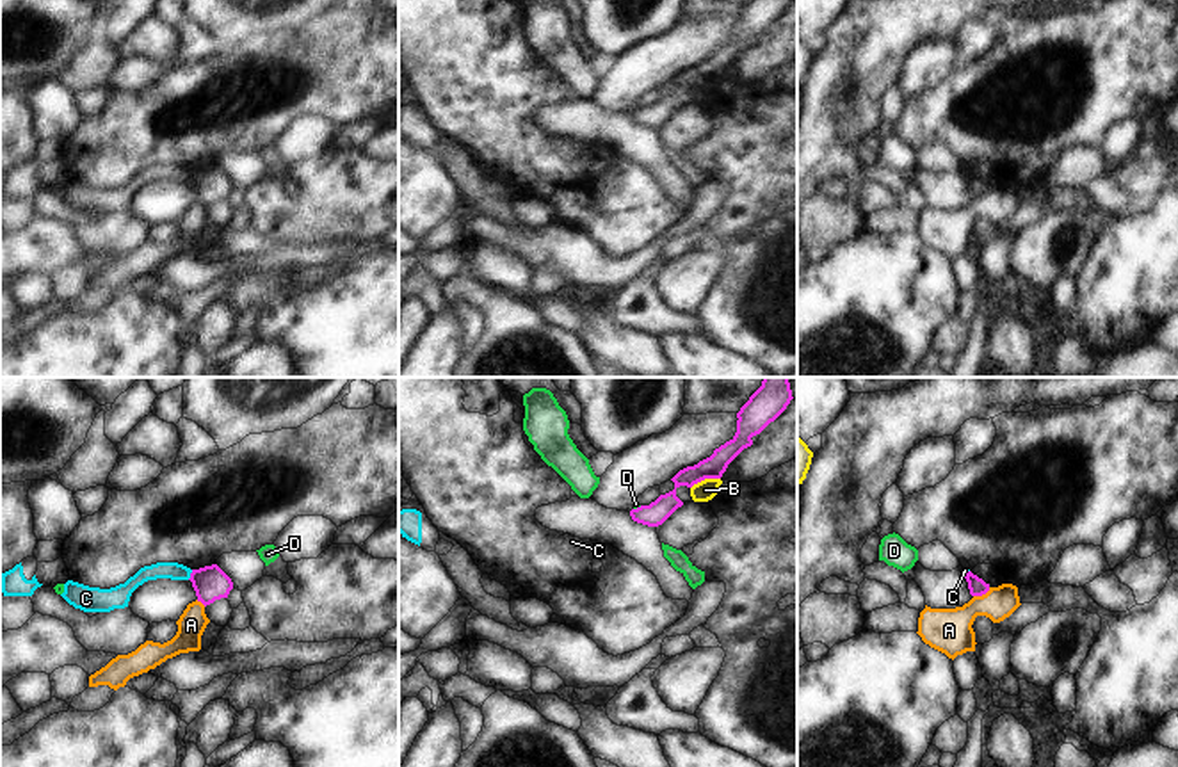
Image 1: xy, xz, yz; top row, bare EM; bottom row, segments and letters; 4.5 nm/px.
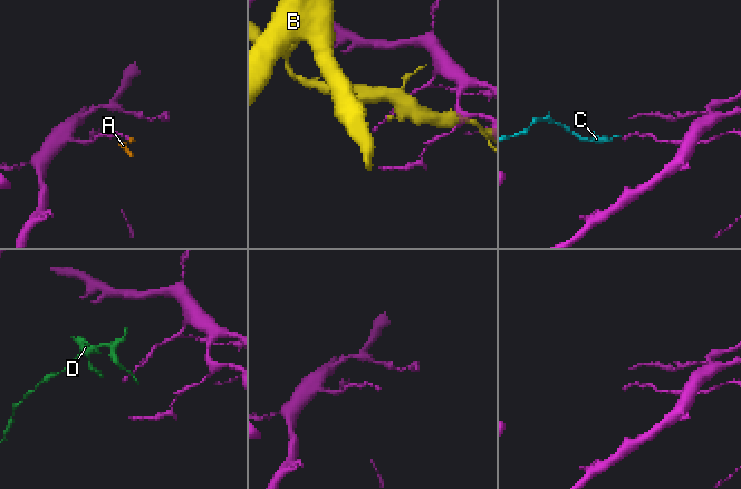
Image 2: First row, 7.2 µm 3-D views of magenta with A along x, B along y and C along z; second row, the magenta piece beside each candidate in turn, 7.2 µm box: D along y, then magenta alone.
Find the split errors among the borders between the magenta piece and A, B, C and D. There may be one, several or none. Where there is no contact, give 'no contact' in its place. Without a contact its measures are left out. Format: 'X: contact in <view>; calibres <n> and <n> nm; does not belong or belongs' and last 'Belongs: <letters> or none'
A: contact in yz; calibres 80 and 200 nm; does not belong
B: contact in xz; calibres 100 and 90 nm; does not belong
C: contact in xy; calibres 160 and 80 nm; does not belong
D: contact in xz; calibres 110 and 20 nm; does not belong
Belongs: none

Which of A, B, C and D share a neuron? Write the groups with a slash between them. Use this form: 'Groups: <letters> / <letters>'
Groups: A / B C / D

